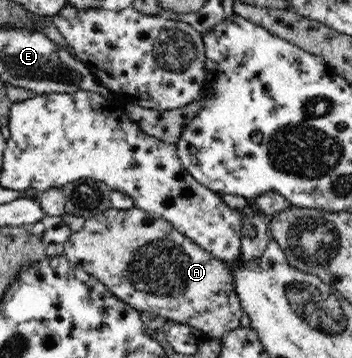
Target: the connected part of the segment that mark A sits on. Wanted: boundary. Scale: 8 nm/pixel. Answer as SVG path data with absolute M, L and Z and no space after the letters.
M137 207L106 209L87 218L82 229L70 235L64 243L63 253L69 262L97 278L115 297L139 312L153 312L167 320L190 325L215 340L241 327L239 319L243 317L243 310L239 296L235 294L235 280L229 264L203 250L157 215Z

